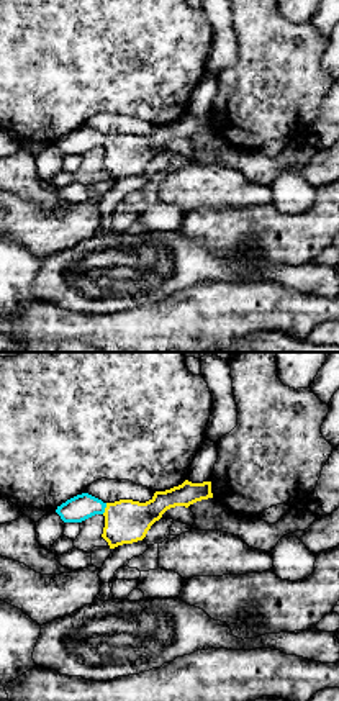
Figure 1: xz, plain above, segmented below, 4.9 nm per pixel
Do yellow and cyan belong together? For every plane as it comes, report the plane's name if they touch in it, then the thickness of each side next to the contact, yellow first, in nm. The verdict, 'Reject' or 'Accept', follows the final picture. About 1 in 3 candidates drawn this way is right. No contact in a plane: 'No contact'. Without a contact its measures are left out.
Touches yellow in xz. Thickness 220 nm (yellow) against 130 nm

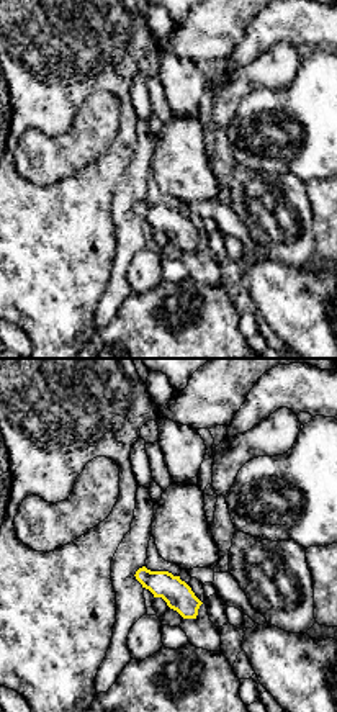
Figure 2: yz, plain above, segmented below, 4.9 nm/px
No contact

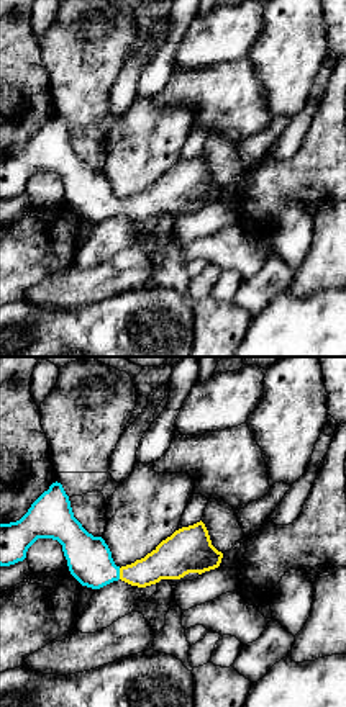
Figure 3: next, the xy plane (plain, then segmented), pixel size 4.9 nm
Touches yellow in xy. Thickness 180 nm (yellow) against 220 nm

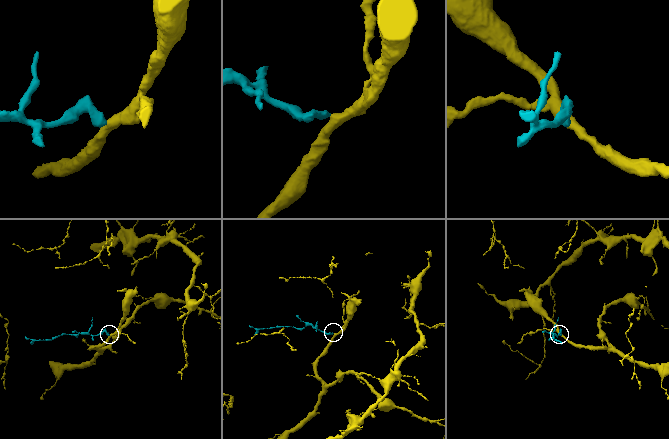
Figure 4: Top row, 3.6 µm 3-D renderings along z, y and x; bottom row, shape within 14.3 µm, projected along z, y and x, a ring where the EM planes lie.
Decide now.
Accept

